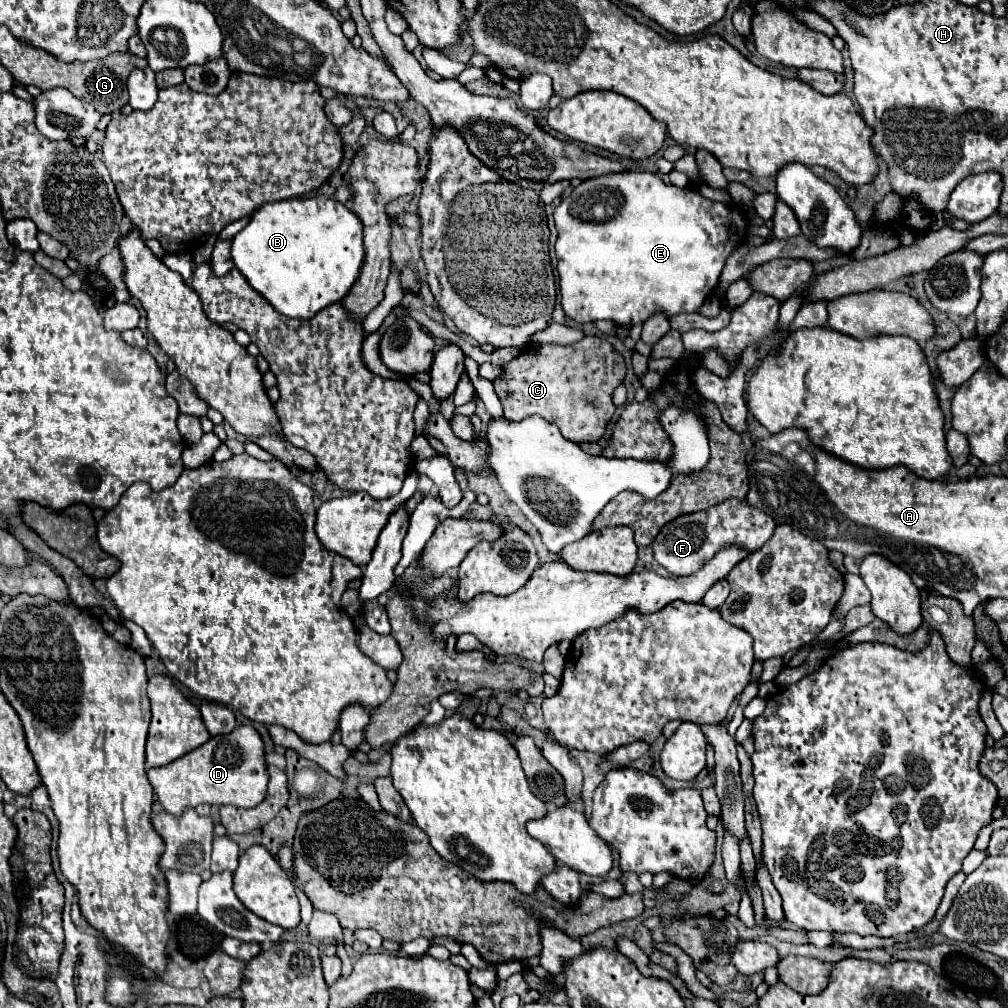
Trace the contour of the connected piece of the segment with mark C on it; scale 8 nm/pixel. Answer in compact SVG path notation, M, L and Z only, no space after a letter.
M586 336L576 344L568 346L556 346L556 344L544 344L544 346L530 346L526 352L522 352L518 358L508 362L504 366L504 376L500 380L494 380L496 394L504 406L504 418L506 420L522 420L524 416L538 414L544 420L556 424L560 432L572 440L572 442L598 442L610 418L614 416L616 406L612 404L612 392L618 384L622 384L626 376L626 364L624 358L612 348L608 340L600 340L598 336Z

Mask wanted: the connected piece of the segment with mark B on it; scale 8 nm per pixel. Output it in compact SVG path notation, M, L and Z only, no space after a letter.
M322 196L322 208L316 198L278 200L276 204L264 204L264 208L258 208L250 216L246 228L242 228L232 238L230 256L240 274L248 280L248 284L260 296L264 296L276 312L288 318L306 320L312 318L318 310L342 300L358 278L364 260L362 222L344 204L334 202L326 196Z

